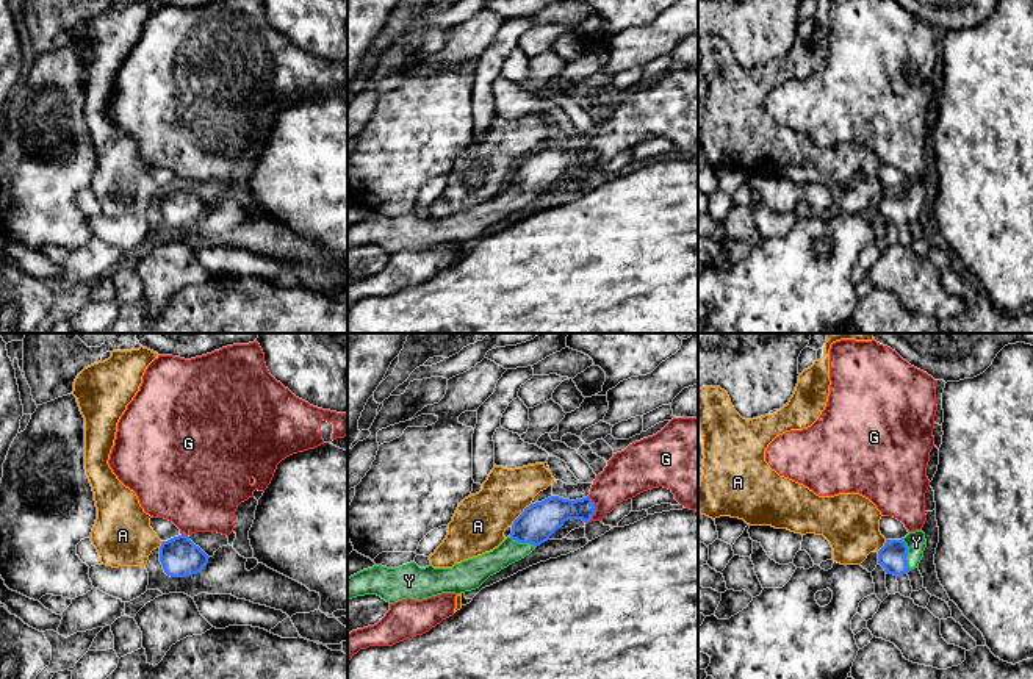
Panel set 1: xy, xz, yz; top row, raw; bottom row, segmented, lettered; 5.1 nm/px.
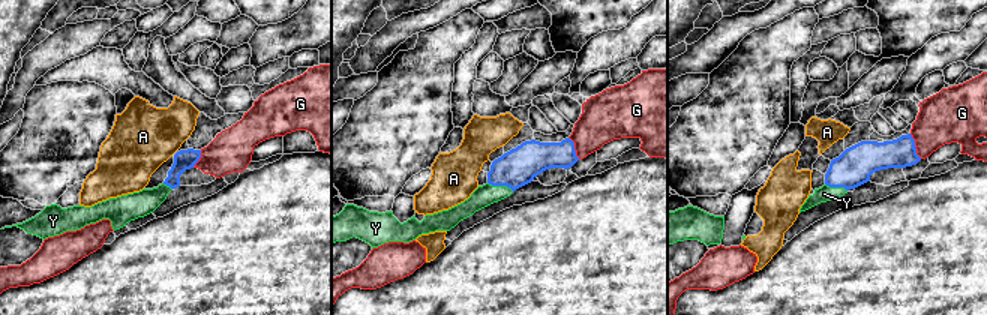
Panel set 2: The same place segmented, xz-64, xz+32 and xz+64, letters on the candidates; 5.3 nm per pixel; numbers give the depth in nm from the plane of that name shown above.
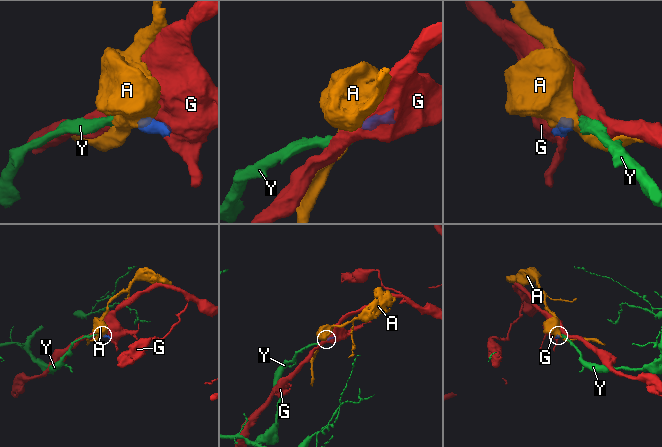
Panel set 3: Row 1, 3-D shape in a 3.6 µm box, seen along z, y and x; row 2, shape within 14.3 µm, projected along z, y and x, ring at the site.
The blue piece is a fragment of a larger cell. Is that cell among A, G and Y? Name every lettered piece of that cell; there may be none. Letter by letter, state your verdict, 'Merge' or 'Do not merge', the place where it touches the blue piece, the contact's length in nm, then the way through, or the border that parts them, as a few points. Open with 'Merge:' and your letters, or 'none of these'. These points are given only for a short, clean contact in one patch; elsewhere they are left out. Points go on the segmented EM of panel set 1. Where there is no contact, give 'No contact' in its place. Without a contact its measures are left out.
Merge: Y
A: Do not merge. Touches blue at xz (521, 513). Shared border 160 nm. Boundary: xz (531, 502), (511, 524)
G: Do not merge. Touches blue at xz (595, 510). Shared border 140 nm
Y: Merge. Touches blue at yz (907, 554). Shared border 170 nm. Path across: yz (892, 556), (907, 554), (916, 542)

